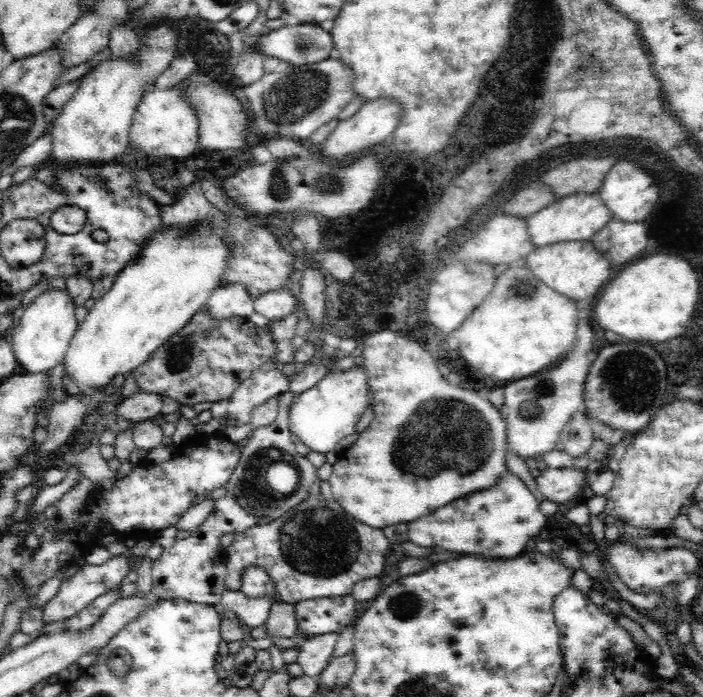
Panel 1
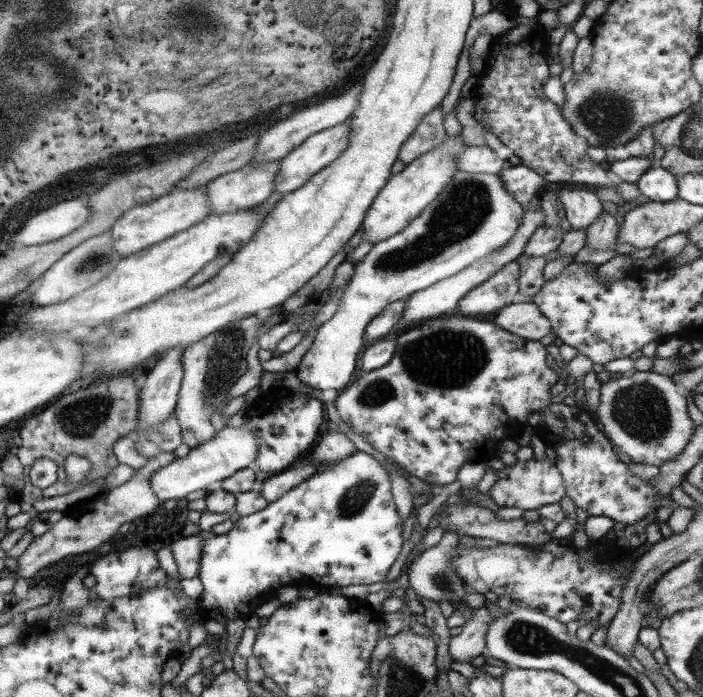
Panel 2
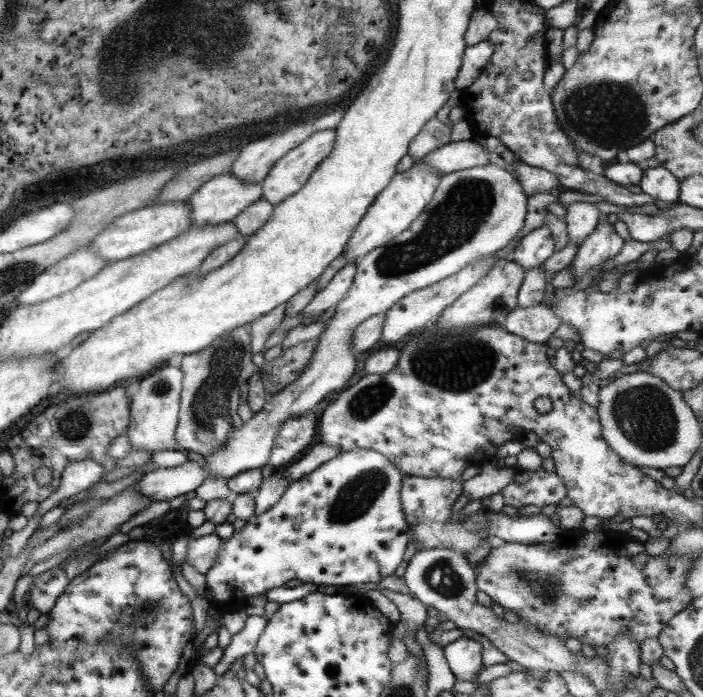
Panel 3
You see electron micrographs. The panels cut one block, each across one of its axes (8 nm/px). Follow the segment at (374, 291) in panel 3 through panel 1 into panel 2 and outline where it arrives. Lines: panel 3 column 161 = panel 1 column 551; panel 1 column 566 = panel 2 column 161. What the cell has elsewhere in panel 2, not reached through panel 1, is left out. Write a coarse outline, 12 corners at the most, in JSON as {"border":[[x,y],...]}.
{"border":[[224,426],[151,475],[161,503],[251,467],[255,437]]}

